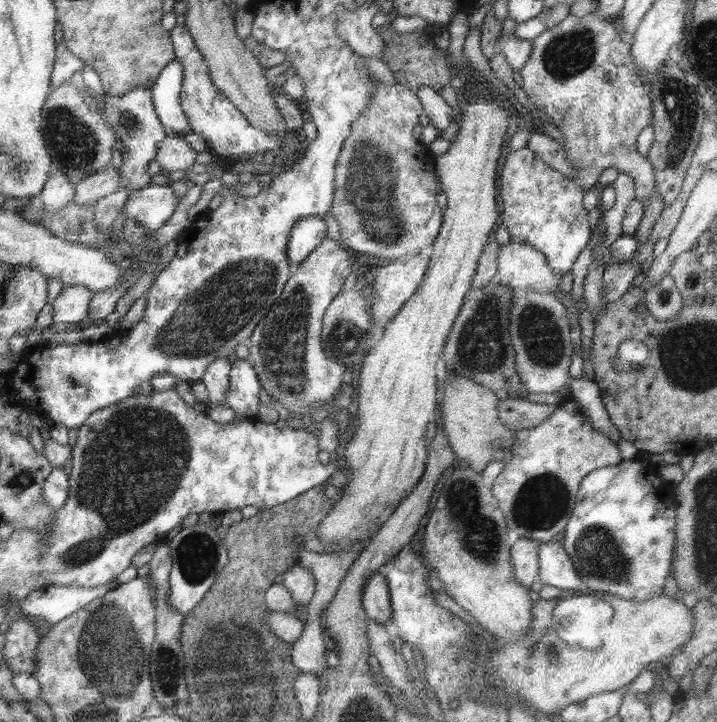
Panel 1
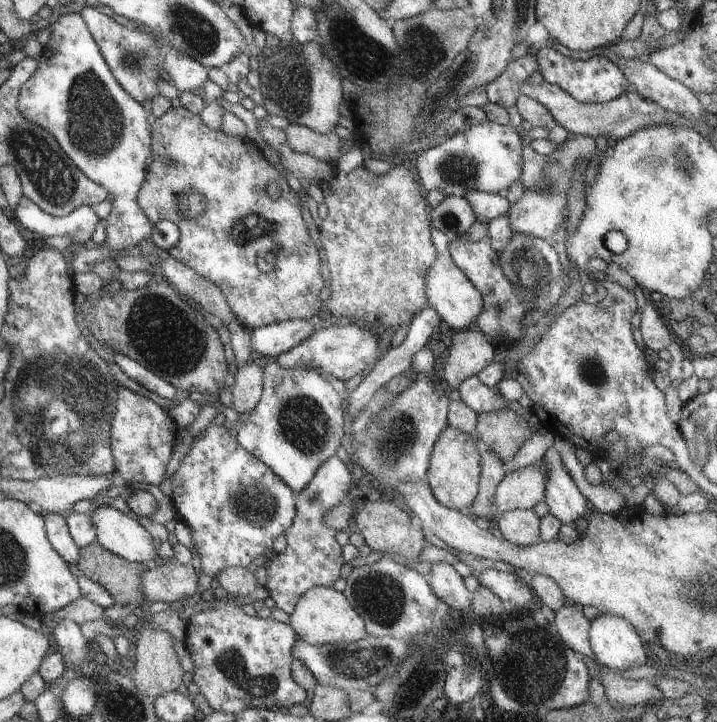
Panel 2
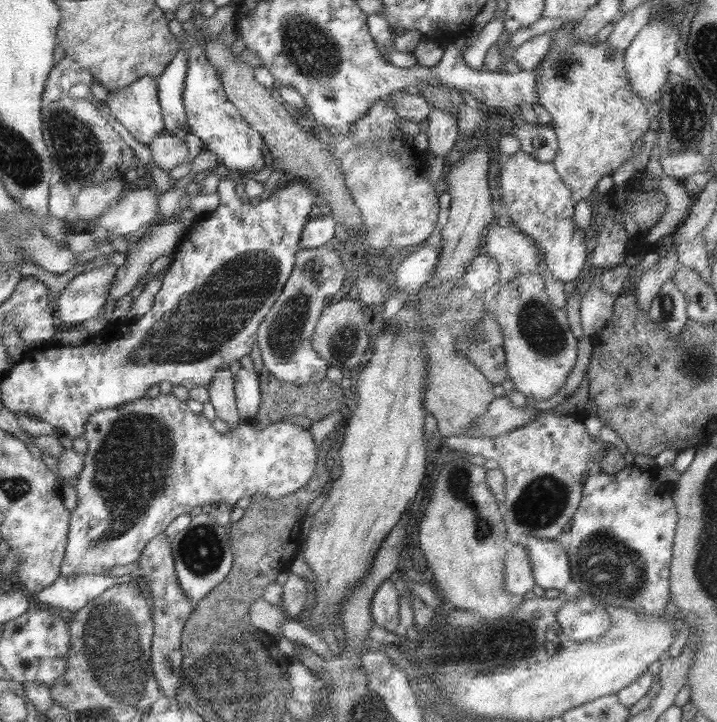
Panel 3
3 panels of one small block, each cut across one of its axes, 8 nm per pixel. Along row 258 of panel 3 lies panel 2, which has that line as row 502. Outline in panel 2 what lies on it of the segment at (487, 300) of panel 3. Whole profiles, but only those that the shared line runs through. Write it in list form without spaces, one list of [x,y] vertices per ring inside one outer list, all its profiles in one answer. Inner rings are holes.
[[[541,462],[505,474],[505,478],[497,484],[491,508],[497,510],[497,516],[519,508],[531,510],[537,502],[543,502],[545,498],[545,480],[547,472]]]

